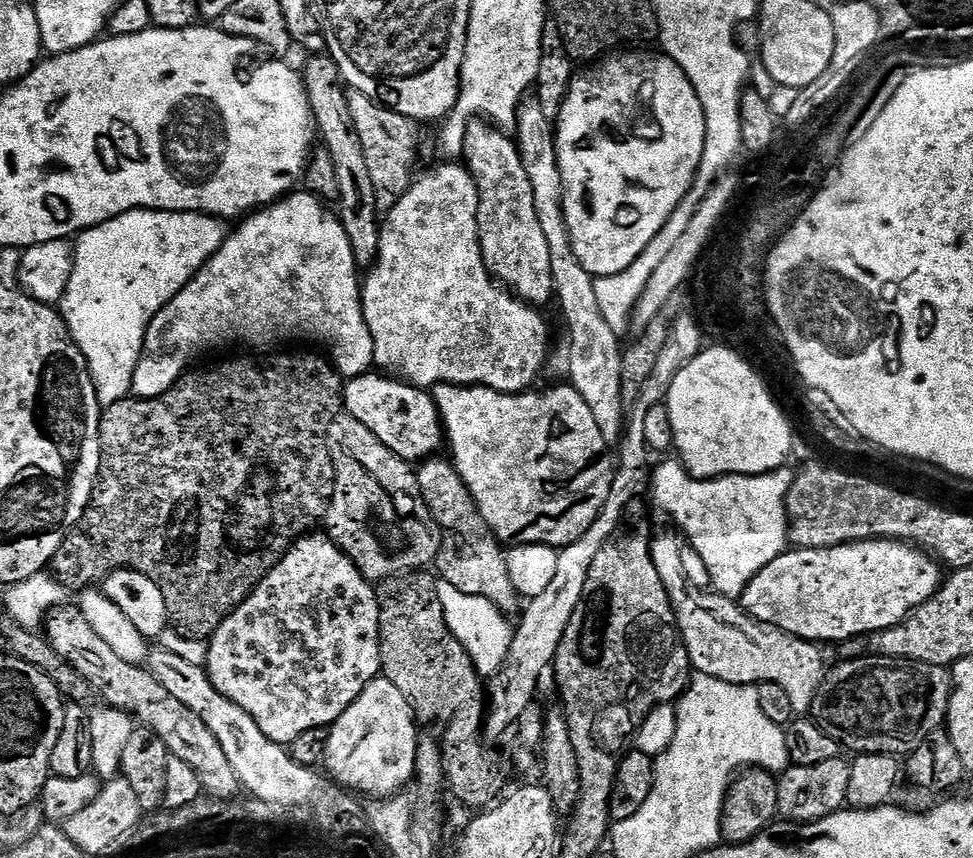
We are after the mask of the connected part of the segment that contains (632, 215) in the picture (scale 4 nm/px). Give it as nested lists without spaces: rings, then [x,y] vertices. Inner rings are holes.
[[[628,50],[623,54],[612,54],[603,62],[597,63],[589,72],[573,75],[567,92],[564,93],[559,109],[554,117],[556,124],[556,172],[560,175],[558,185],[564,208],[566,230],[569,231],[577,262],[592,278],[618,275],[635,262],[646,246],[654,240],[667,219],[674,214],[675,208],[683,200],[683,196],[691,187],[696,171],[700,168],[700,159],[704,153],[704,114],[696,103],[695,93],[688,85],[688,80],[677,71],[667,59],[655,60],[652,56],[639,56],[636,50]]]

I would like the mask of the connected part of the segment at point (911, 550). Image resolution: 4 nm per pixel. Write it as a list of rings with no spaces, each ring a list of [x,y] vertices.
[[[859,540],[833,548],[796,548],[785,550],[764,568],[763,575],[768,576],[764,596],[768,599],[769,614],[781,616],[784,619],[782,627],[791,636],[797,640],[836,646],[846,640],[885,632],[887,628],[900,624],[934,595],[942,583],[940,571],[941,565],[933,557],[899,540]]]

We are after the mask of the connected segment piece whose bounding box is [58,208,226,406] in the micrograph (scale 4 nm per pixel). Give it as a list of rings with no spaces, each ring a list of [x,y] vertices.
[[[139,208],[118,214],[118,218],[110,218],[75,237],[72,273],[64,295],[58,301],[58,316],[74,348],[76,343],[77,350],[88,363],[88,372],[97,384],[96,392],[100,395],[101,405],[107,406],[114,399],[111,392],[120,372],[120,355],[131,342],[132,335],[143,333],[153,317],[223,244],[226,228],[220,224],[223,223],[219,219],[203,216],[200,212],[154,212]]]

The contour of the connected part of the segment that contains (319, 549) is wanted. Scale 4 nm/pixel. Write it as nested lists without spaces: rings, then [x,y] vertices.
[[[305,534],[293,543],[275,566],[265,576],[261,576],[252,591],[244,597],[244,601],[221,621],[206,644],[206,673],[208,680],[213,684],[213,690],[241,707],[257,723],[258,729],[262,730],[266,738],[281,746],[292,744],[299,735],[307,731],[327,729],[335,724],[337,718],[360,697],[366,685],[381,675],[380,623],[373,585],[364,579],[355,565],[330,541],[327,535],[312,535],[316,534]]]

